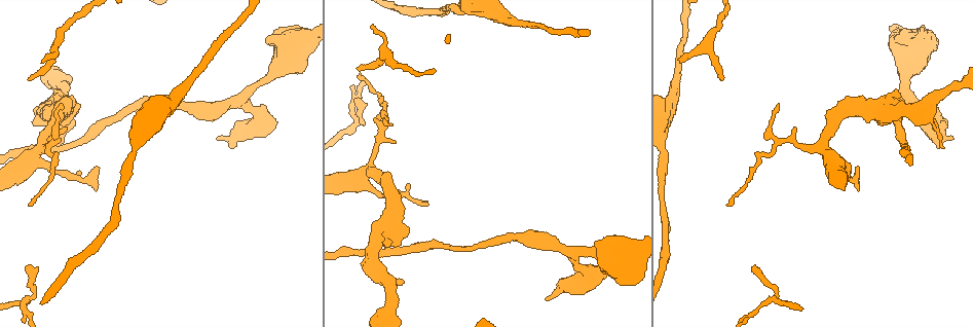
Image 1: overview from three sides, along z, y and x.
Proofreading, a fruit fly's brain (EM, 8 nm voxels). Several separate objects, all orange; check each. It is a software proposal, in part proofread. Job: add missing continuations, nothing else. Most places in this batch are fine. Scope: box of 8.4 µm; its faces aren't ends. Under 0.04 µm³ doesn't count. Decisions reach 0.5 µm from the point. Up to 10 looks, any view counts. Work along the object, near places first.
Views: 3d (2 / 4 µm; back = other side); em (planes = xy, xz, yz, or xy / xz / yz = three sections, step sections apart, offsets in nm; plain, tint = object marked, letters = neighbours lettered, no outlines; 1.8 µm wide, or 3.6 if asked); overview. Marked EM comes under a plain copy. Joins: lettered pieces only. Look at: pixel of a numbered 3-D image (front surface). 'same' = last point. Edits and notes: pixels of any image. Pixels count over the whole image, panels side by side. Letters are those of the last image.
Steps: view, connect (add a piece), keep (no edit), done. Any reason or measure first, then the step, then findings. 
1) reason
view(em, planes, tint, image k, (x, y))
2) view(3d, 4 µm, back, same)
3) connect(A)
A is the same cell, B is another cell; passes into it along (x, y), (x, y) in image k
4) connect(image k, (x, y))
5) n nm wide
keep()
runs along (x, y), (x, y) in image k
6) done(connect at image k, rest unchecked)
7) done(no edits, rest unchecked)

an open end
view(3d, 4 µm, image 1, (728, 206))

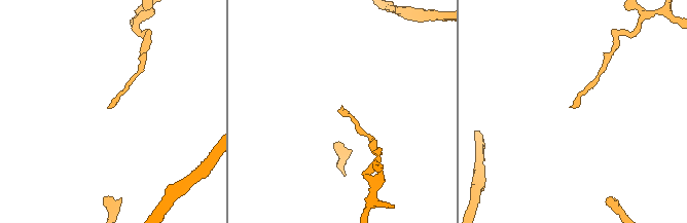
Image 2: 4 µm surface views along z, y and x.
now the EM
view(em, yz, step 8, letters, image 2, (341, 107))

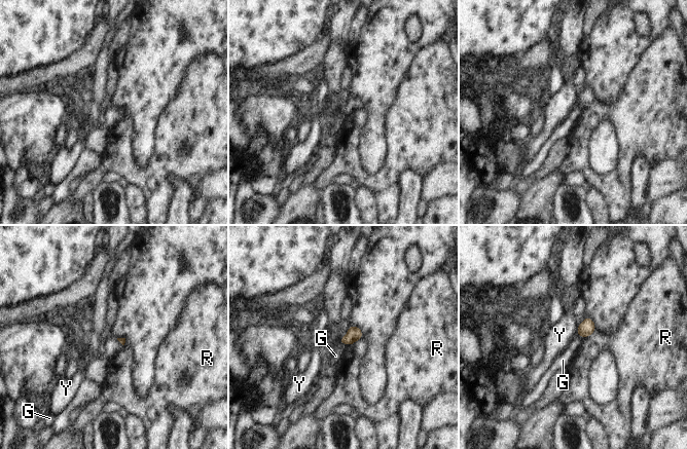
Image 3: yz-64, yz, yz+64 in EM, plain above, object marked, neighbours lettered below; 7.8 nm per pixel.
keep()
G, R and Y are other cells; border along (339, 342), (345, 342), (349, 345) in image 3; no lettered piece goes on from it

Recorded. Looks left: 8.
tapers out
view(3d, 4 µm, image 1, (859, 167))

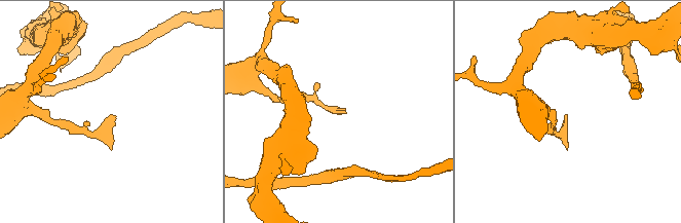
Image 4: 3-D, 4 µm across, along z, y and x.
view(em, yz, step 4, tint, image 4, (115, 116))

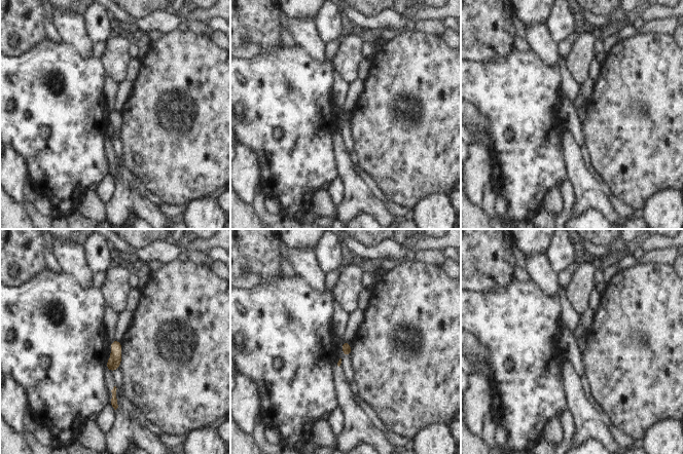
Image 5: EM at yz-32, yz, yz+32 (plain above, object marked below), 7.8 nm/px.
another direction
view(em, planes, letters, same)

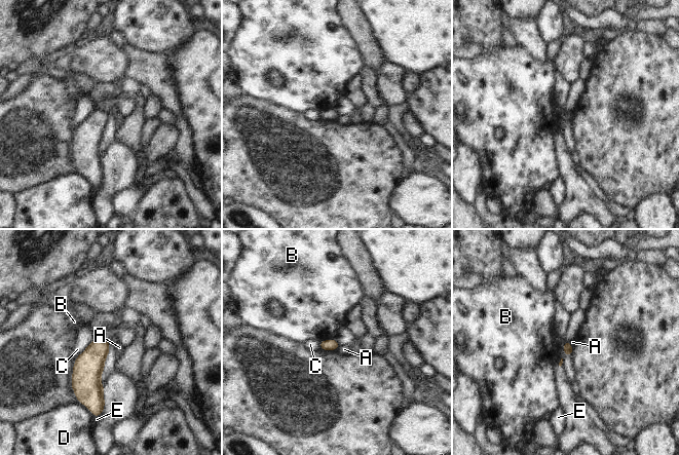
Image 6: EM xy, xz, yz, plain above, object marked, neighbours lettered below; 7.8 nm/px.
keep()
A, B, C, D and E are other cells; no lettered piece goes on from it

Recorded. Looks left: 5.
tapers out
view(3d, 2 µm, image 1, (65, 129))

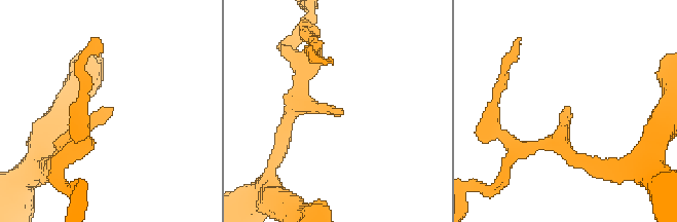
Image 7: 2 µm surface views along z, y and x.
shape alone is not enough
view(em, planes, tint, image 7, (113, 107))

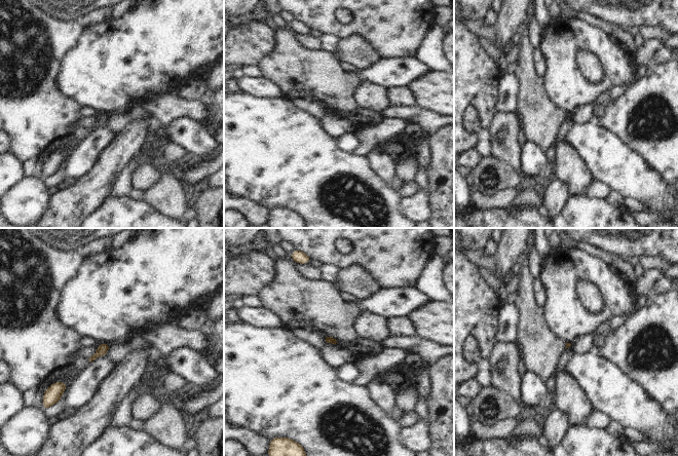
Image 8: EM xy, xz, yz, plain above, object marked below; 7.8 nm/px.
view(em, planes, letters, same)

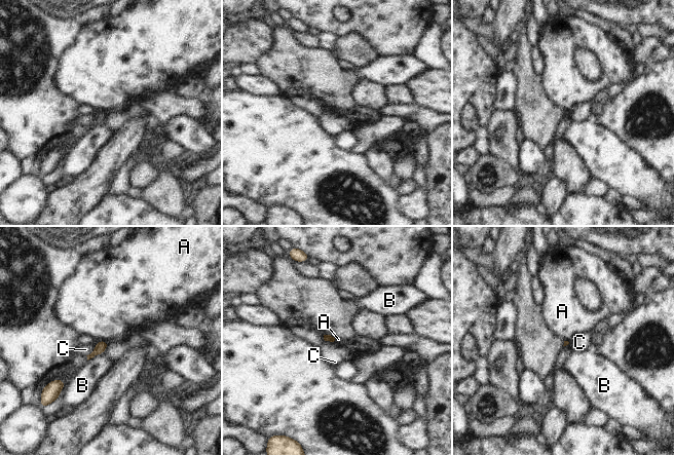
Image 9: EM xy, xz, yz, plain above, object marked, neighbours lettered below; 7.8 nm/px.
C touches over 160 nm
keep()
A, B and C are other cells; border along (99, 340), (108, 341) in image 9; no lettered piece goes on from it

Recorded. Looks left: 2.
an open end
view(em, planes, letters, image 1, (546, 300))

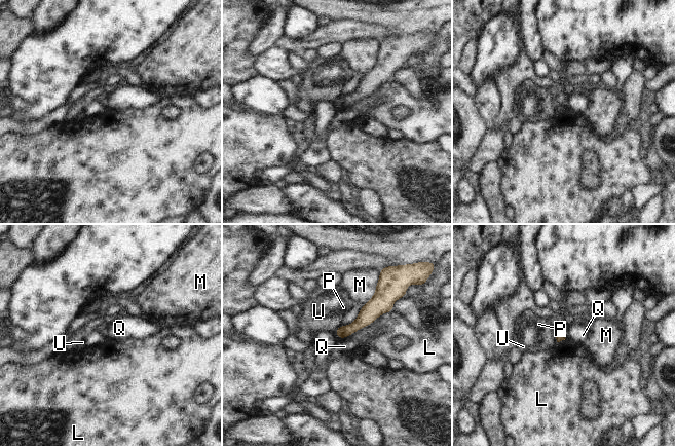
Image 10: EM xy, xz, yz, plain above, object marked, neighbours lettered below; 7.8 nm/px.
keep()
L, M, P, Q and U are other cells; runs along (389, 307), (374, 307), (339, 334) in image 10; no lettered piece goes on from it

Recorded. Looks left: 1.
done(no edits, rest unchecked)

